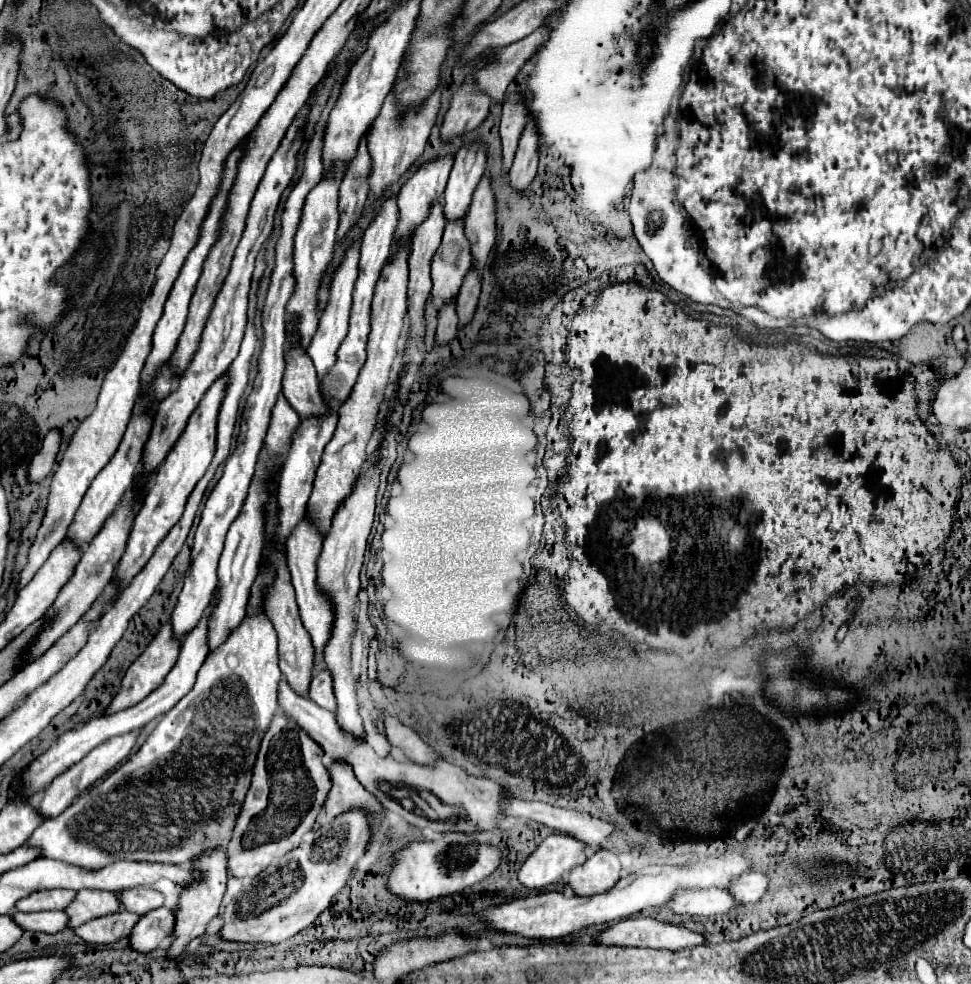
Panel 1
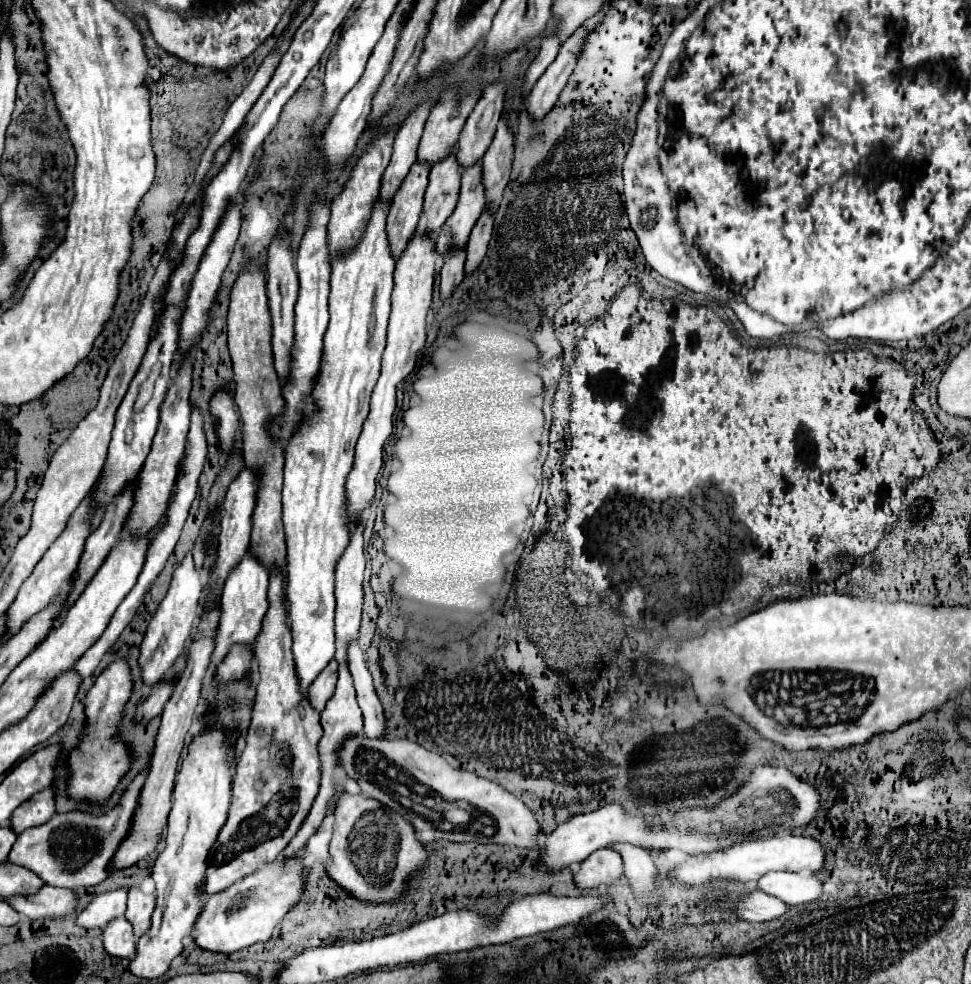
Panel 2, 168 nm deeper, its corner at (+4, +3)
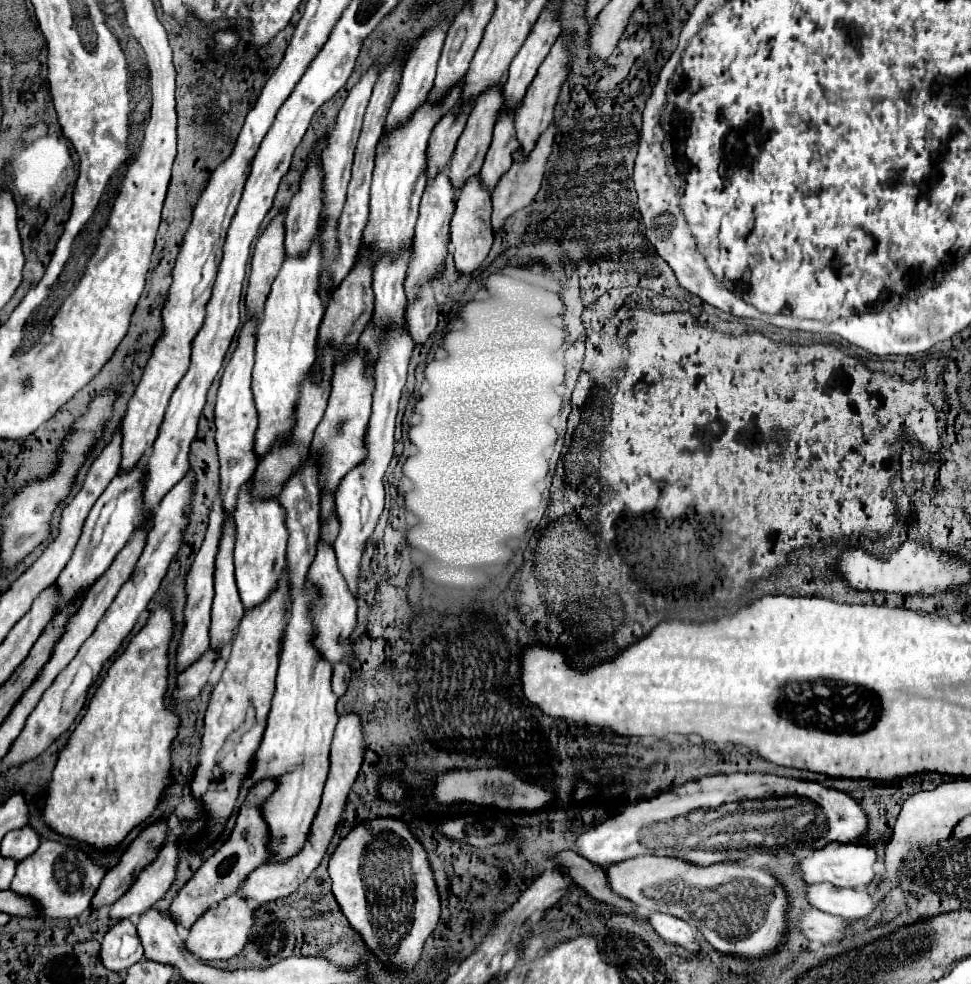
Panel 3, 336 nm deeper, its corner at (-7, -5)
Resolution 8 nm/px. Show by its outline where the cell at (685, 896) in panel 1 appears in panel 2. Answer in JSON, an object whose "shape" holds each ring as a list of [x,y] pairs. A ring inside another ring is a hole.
{"shape":[[[755,891],[751,895],[745,895],[743,899],[739,899],[737,907],[739,907],[739,917],[741,919],[759,921],[759,923],[779,919],[791,909],[791,905],[787,905],[785,901],[781,901],[777,897],[771,897],[763,891]]]}

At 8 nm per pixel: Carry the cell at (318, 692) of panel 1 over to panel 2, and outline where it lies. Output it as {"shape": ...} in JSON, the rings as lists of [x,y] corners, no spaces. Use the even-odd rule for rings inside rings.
{"shape":[[[331,659],[331,663],[323,669],[323,673],[315,679],[315,683],[311,685],[311,699],[309,699],[309,703],[311,703],[311,707],[315,709],[315,711],[323,711],[323,707],[325,707],[325,703],[327,703],[327,699],[333,695],[333,691],[335,691],[335,683],[337,683],[337,661],[335,659]]]}

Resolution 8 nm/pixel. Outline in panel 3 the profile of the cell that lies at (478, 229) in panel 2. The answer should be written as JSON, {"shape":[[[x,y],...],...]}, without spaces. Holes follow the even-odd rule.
{"shape":[[[550,125],[550,127],[542,133],[542,137],[538,139],[538,145],[536,145],[536,149],[530,153],[530,157],[528,157],[524,163],[514,163],[512,169],[500,179],[498,187],[496,187],[494,193],[492,193],[492,205],[494,205],[494,209],[492,209],[492,227],[494,227],[494,233],[498,233],[498,231],[502,229],[504,221],[506,221],[514,211],[520,211],[522,207],[526,207],[528,203],[532,203],[532,199],[534,199],[534,195],[538,193],[540,183],[542,183],[544,165],[546,165],[546,159],[548,159],[548,155],[550,155],[550,149],[552,149],[552,139],[554,139],[554,135],[556,135],[556,127]]]}

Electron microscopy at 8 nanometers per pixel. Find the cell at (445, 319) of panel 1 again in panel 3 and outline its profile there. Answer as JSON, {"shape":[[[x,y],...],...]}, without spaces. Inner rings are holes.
{"shape":[[[472,177],[462,187],[458,199],[456,199],[456,211],[452,215],[450,223],[450,243],[452,243],[452,257],[456,263],[456,269],[462,275],[470,275],[480,267],[480,263],[486,259],[490,247],[492,247],[492,225],[490,225],[490,213],[492,213],[492,201],[490,193],[486,193],[480,187],[478,177]]]}

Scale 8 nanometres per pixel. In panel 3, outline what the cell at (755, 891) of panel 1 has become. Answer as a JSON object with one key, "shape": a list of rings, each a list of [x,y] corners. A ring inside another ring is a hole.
{"shape":[[[830,883],[806,885],[806,899],[812,907],[844,919],[866,917],[876,907],[866,889],[834,887]]]}

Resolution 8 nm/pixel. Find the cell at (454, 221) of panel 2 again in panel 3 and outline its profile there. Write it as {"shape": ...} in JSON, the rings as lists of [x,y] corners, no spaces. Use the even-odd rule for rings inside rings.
{"shape":[[[514,113],[504,115],[496,121],[492,145],[486,153],[484,165],[478,175],[482,175],[482,187],[492,193],[492,189],[498,185],[498,179],[512,167],[512,151],[518,147],[516,135],[514,135]]]}

